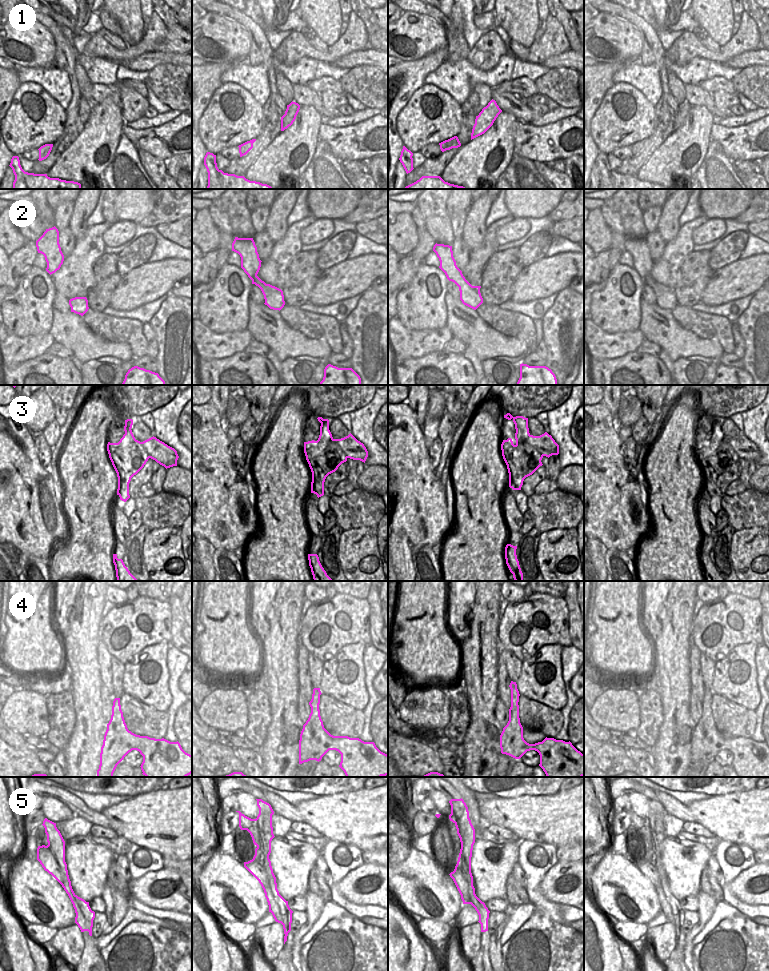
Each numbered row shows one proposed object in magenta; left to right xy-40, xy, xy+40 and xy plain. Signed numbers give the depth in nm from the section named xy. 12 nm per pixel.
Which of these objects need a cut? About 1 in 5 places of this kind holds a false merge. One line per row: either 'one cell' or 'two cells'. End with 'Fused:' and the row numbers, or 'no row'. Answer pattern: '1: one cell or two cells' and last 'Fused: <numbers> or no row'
1: one cell
2: one cell
3: two cells
4: one cell
5: one cell
Fused: 3

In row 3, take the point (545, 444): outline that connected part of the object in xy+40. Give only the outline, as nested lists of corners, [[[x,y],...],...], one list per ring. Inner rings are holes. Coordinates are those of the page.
[[[547,432],[540,436],[530,435],[527,443],[540,452],[542,456],[550,457],[559,454],[559,445]]]

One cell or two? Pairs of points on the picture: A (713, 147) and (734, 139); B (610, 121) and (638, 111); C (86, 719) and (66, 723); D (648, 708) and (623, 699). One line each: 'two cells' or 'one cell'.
A: two cells
B: one cell
C: two cells
D: two cells

